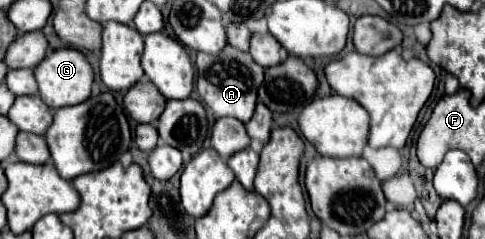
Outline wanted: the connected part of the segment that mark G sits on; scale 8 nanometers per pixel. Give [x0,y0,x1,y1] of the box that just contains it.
[34,47,94,109]

